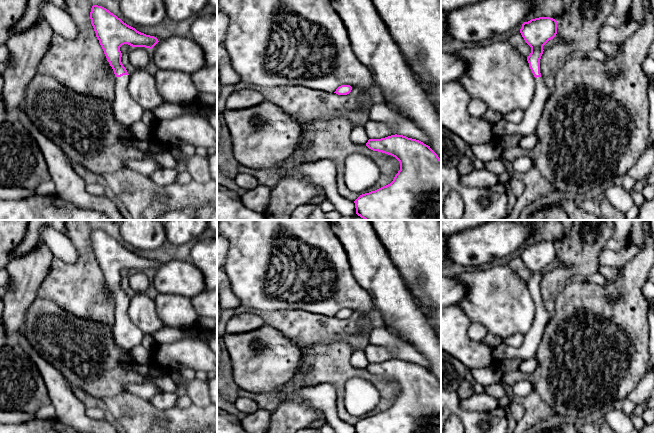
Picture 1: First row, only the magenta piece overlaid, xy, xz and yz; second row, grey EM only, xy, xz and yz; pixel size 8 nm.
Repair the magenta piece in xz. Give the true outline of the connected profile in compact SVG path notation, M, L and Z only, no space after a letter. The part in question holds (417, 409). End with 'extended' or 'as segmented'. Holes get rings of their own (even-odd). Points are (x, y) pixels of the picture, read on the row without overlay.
M397 358L381 363L369 363L366 370L373 375L395 381L400 387L400 394L390 408L360 419L354 425L356 433L441 433L441 383L430 370Z | as segmented

